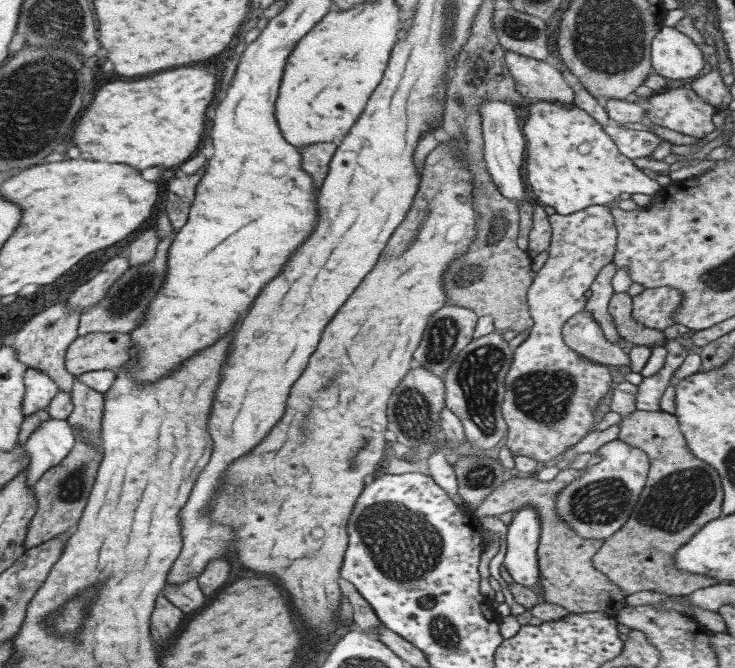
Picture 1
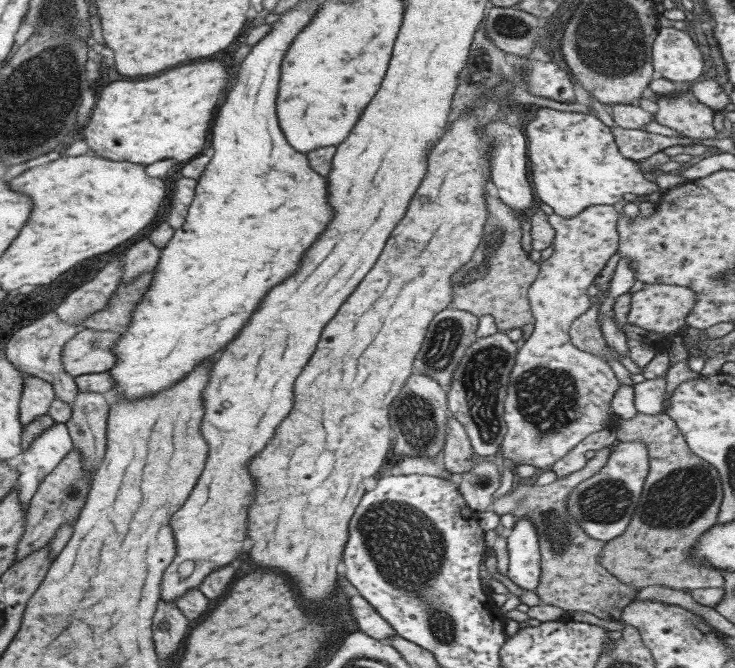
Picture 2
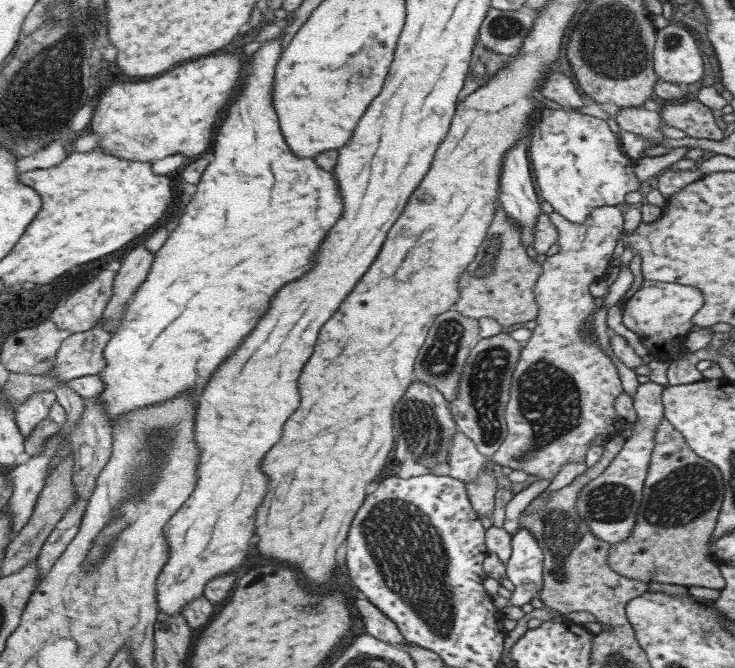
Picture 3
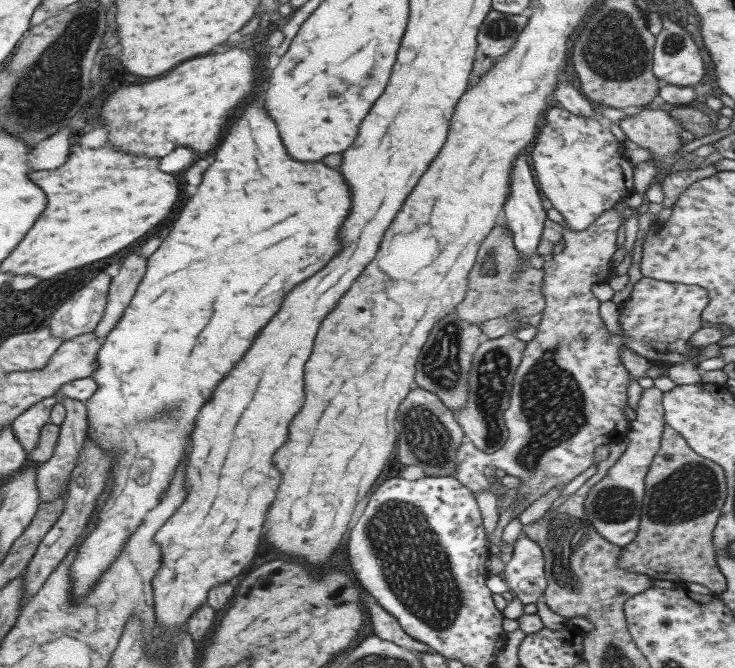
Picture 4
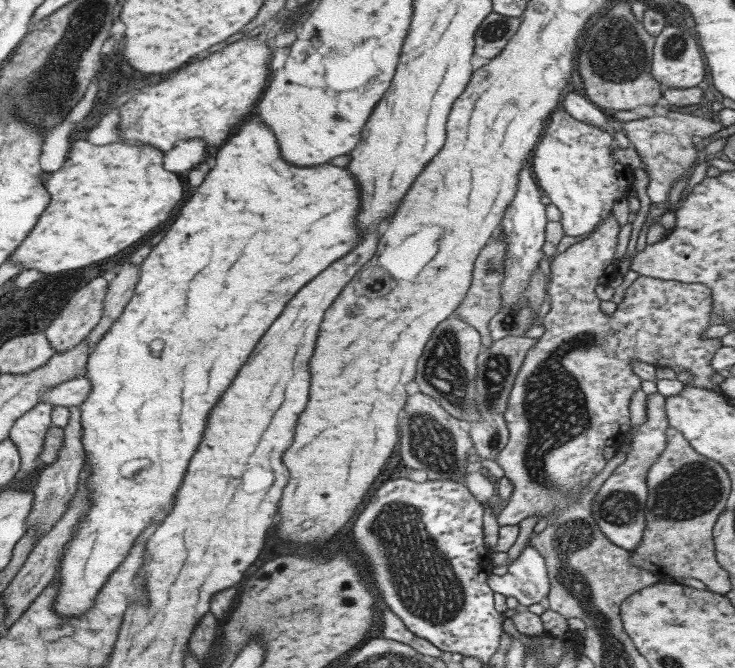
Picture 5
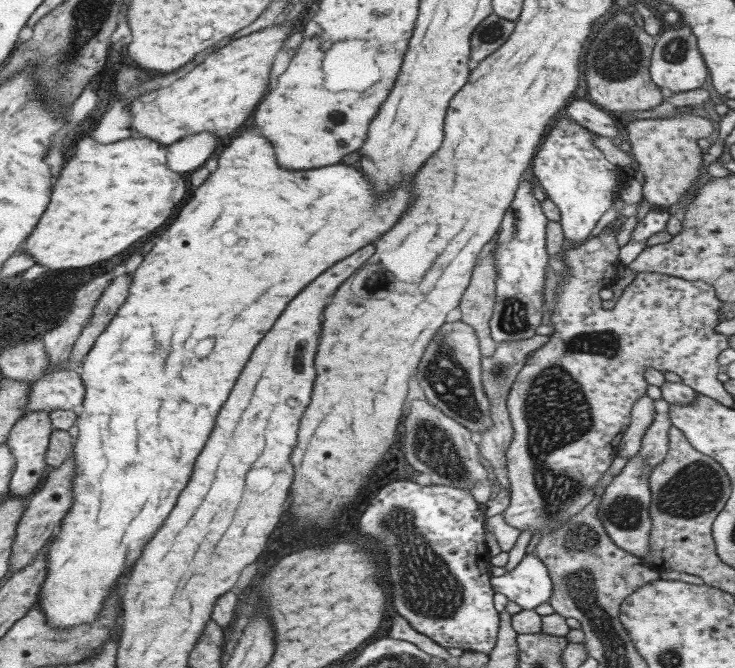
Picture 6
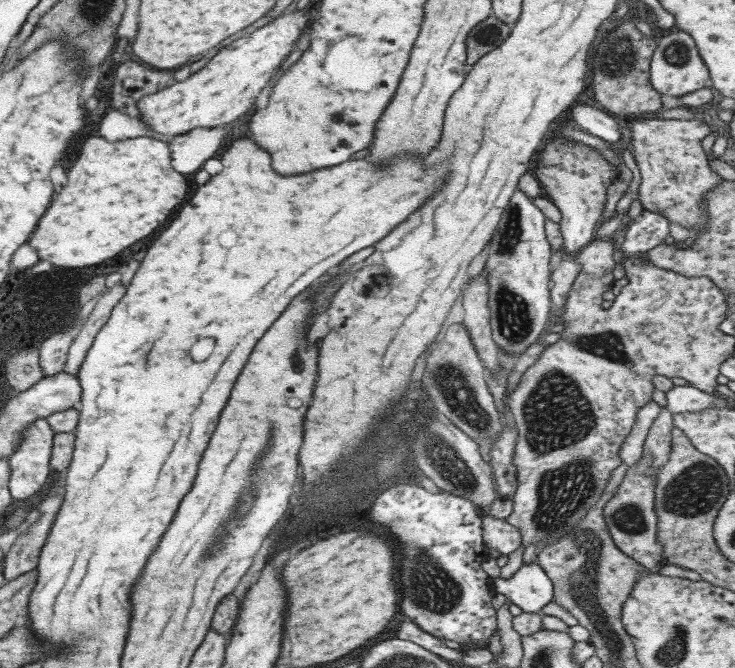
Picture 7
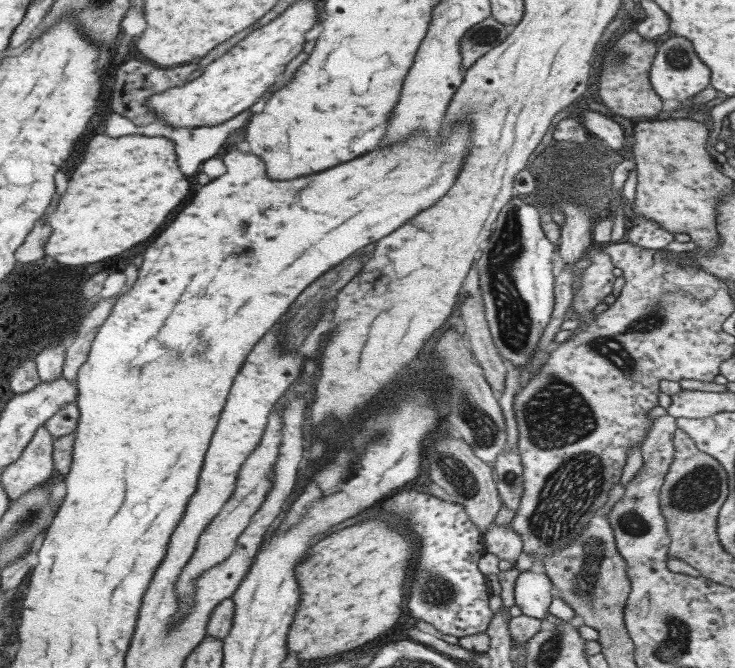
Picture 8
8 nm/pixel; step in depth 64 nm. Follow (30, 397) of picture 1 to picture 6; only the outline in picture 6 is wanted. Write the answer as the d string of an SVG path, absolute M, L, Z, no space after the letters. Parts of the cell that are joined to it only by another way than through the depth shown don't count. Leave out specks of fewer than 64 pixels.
M27 412L22 414L17 421L14 422L6 440L6 444L15 458L15 469L11 473L9 479L8 492L13 496L21 496L27 498L33 492L41 480L47 474L47 463L45 462L45 450L49 442L49 432L52 430L47 412Z

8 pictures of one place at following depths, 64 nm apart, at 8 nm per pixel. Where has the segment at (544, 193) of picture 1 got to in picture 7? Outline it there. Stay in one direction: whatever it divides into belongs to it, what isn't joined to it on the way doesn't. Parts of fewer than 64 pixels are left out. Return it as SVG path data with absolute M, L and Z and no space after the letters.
M557 133L551 142L545 142L541 148L537 169L532 174L561 213L558 225L563 240L563 252L567 256L575 256L594 238L594 228L601 220L606 202L606 189L617 172L597 150L585 147L572 139L563 139Z

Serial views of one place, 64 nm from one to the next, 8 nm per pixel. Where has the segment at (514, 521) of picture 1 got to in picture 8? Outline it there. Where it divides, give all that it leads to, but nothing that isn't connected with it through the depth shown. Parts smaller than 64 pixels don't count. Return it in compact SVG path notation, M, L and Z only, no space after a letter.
M524 571L515 580L513 601L521 615L542 622L548 614L547 607L553 599L549 593L550 583L546 574Z

